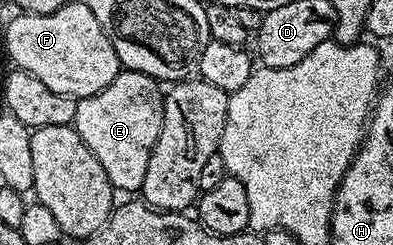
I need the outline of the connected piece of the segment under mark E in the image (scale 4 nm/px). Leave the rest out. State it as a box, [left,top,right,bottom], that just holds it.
[73,71,164,195]

